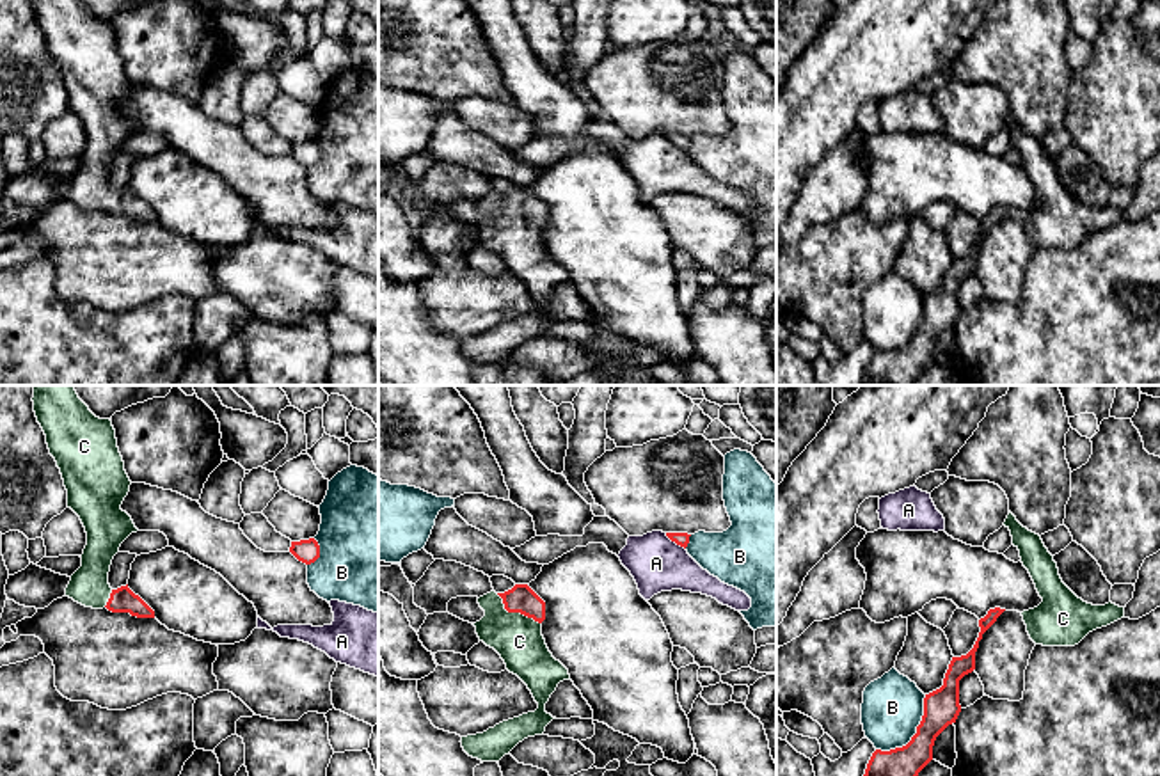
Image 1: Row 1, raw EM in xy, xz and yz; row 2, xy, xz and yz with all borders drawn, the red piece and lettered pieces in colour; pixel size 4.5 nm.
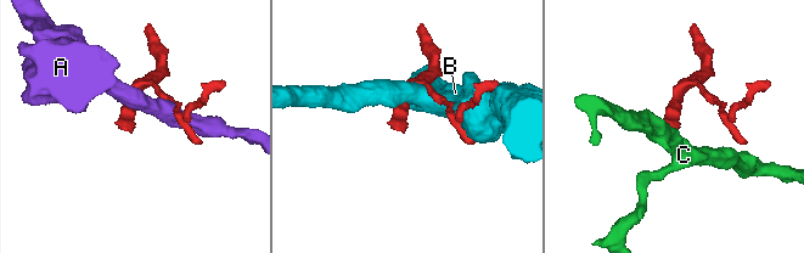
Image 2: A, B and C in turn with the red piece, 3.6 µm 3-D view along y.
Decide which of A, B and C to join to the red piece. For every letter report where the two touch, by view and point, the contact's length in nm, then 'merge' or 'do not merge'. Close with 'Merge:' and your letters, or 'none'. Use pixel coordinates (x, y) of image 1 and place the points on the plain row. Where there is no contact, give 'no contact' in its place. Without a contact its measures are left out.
A: xz (675, 144) | 120 nm | do not merge
B: yz (915, 336) | 340 nm | do not merge
C: xz (516, 213) | 240 nm | merge
Merge: C

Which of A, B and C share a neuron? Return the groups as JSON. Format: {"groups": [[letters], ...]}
{"groups": [["A"], ["B"], ["C"]]}

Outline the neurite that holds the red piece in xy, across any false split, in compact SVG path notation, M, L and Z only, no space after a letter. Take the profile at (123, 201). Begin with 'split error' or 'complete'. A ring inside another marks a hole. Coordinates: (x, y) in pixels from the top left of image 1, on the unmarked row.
split error; M32 0L50 57L68 92L68 110L82 123L87 147L82 169L71 178L66 199L75 204L137 220L155 213L128 186L112 192L108 174L121 146L139 131L121 112L130 80L110 21L96 20L80 0Z

